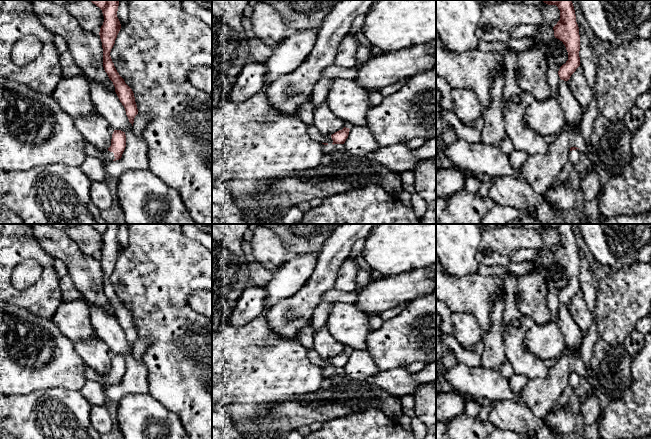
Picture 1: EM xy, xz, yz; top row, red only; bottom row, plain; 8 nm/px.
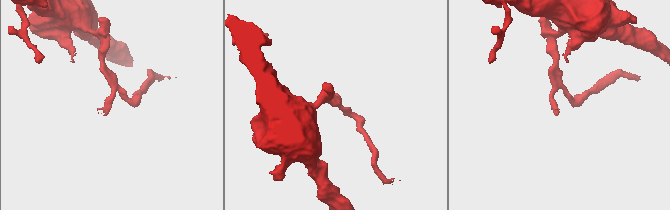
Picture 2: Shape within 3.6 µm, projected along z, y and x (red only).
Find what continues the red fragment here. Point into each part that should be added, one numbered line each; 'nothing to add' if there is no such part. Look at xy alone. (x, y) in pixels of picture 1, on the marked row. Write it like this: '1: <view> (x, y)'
nothing to add

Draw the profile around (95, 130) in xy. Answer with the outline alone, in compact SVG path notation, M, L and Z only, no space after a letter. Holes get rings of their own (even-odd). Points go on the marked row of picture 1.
M99 113L76 118L74 122L85 139L87 155L98 158L104 164L115 159L114 153L108 150L112 139L109 132L110 126Z

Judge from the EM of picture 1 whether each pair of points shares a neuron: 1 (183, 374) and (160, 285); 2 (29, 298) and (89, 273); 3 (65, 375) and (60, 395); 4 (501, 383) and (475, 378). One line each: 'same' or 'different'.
1: same
2: different
3: different
4: same

